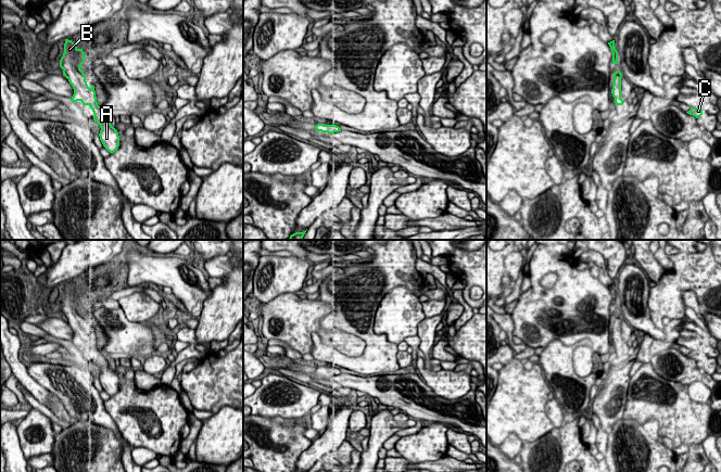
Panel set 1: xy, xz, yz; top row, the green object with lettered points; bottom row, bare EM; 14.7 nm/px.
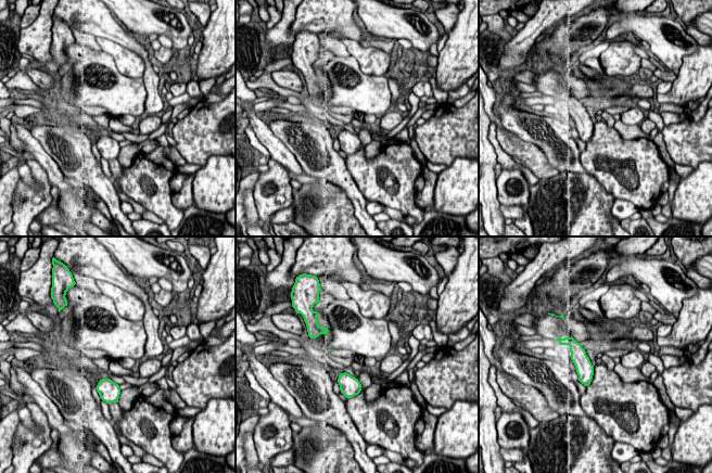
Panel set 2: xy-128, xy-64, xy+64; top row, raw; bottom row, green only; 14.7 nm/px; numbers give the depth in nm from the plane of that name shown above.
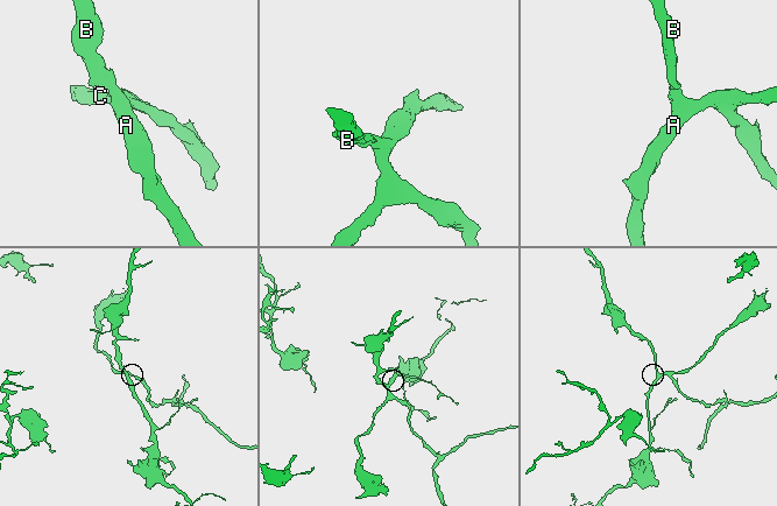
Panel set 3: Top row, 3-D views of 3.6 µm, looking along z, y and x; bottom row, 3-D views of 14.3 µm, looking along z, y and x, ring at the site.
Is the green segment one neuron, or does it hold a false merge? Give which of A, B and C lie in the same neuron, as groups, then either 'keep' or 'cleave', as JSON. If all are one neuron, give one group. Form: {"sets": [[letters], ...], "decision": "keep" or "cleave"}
{"sets": [["A", "B", "C"]], "decision": "keep"}

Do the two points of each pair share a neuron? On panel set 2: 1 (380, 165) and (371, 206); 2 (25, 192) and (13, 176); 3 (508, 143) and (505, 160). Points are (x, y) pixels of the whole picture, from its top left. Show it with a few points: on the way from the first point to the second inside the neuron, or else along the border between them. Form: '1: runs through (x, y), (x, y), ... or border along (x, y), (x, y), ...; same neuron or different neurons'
1: border along (368, 200), (384, 205); different neurons
2: border along (20, 177), (12, 206); different neurons
3: border along (496, 129), (496, 139), (499, 145), (511, 156); different neurons

